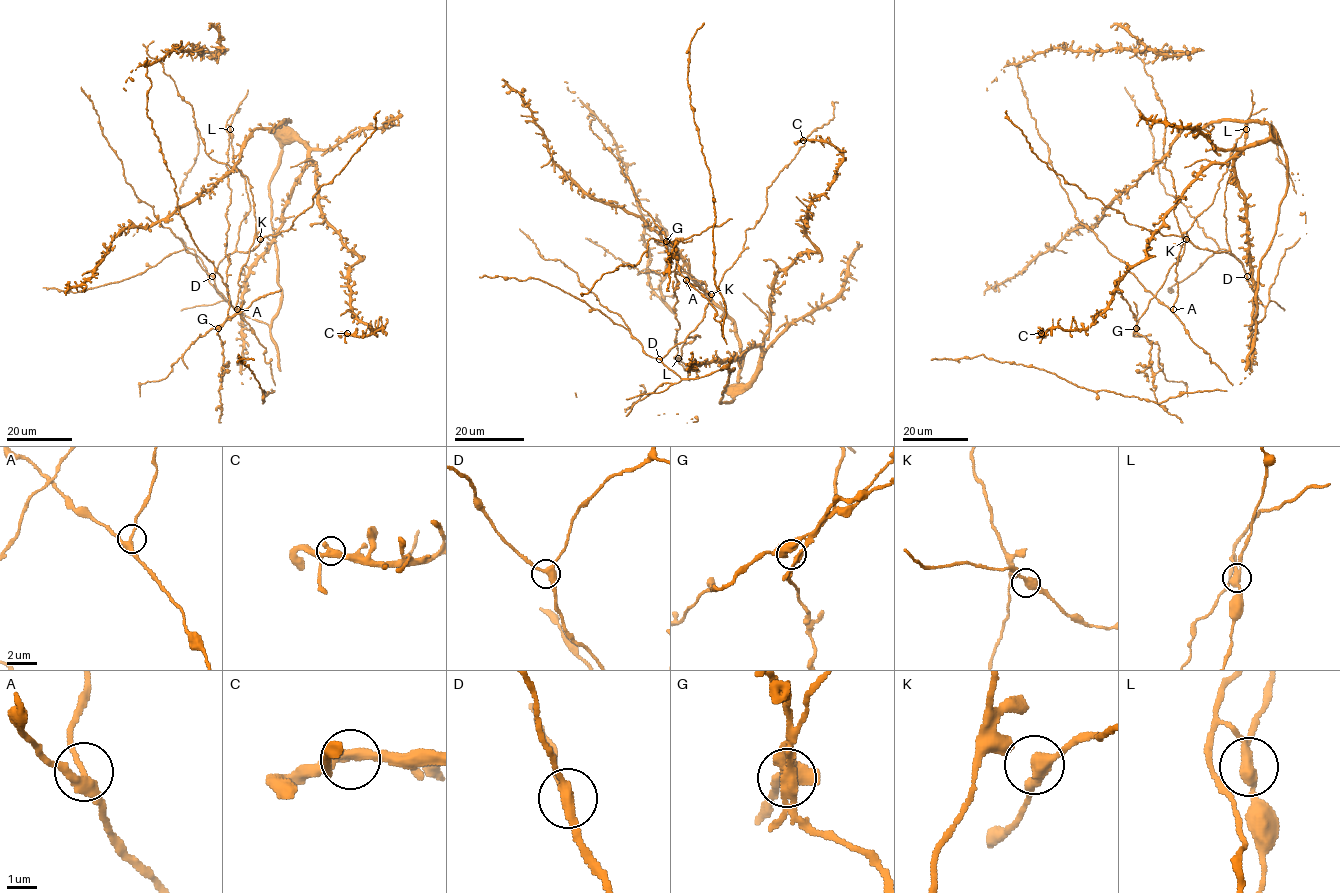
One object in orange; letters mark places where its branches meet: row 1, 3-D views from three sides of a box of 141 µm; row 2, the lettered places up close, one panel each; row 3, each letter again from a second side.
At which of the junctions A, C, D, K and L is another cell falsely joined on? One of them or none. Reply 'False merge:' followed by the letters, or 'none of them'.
False merge: L

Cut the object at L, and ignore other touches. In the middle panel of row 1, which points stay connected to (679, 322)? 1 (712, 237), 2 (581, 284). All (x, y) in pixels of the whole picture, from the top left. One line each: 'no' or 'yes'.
1: no
2: no

